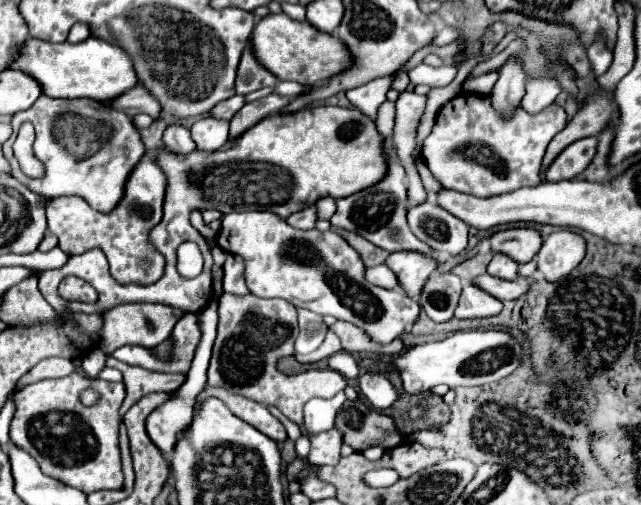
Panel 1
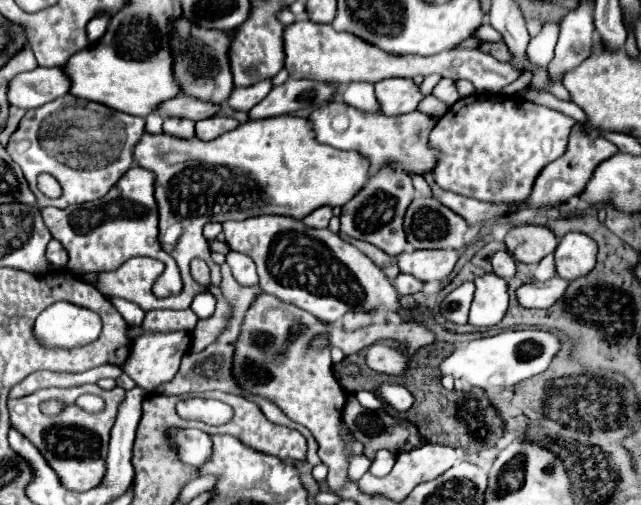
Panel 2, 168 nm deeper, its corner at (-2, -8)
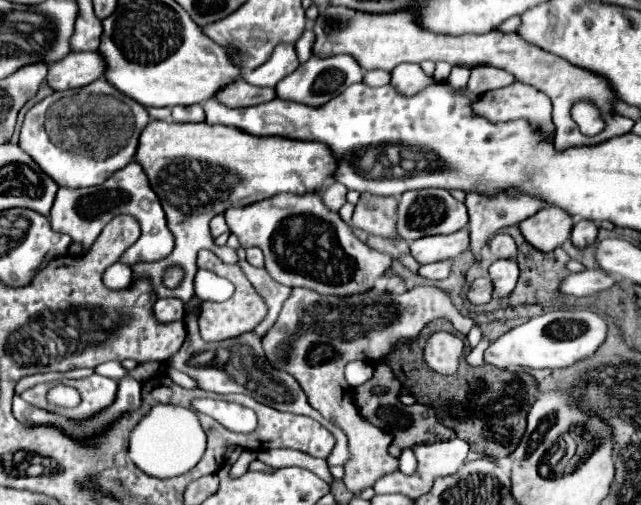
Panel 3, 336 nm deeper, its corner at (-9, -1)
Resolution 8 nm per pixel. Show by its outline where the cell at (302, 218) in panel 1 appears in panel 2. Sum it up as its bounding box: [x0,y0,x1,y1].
[302,206,332,228]

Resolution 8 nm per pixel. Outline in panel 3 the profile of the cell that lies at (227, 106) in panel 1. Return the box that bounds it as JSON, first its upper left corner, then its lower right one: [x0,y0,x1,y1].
[243,45,299,87]

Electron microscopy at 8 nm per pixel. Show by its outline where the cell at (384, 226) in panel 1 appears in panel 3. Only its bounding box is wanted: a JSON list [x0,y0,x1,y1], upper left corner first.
[351,193,397,237]

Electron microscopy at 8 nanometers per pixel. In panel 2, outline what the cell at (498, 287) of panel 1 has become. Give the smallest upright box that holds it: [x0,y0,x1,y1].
[516,276,568,308]

